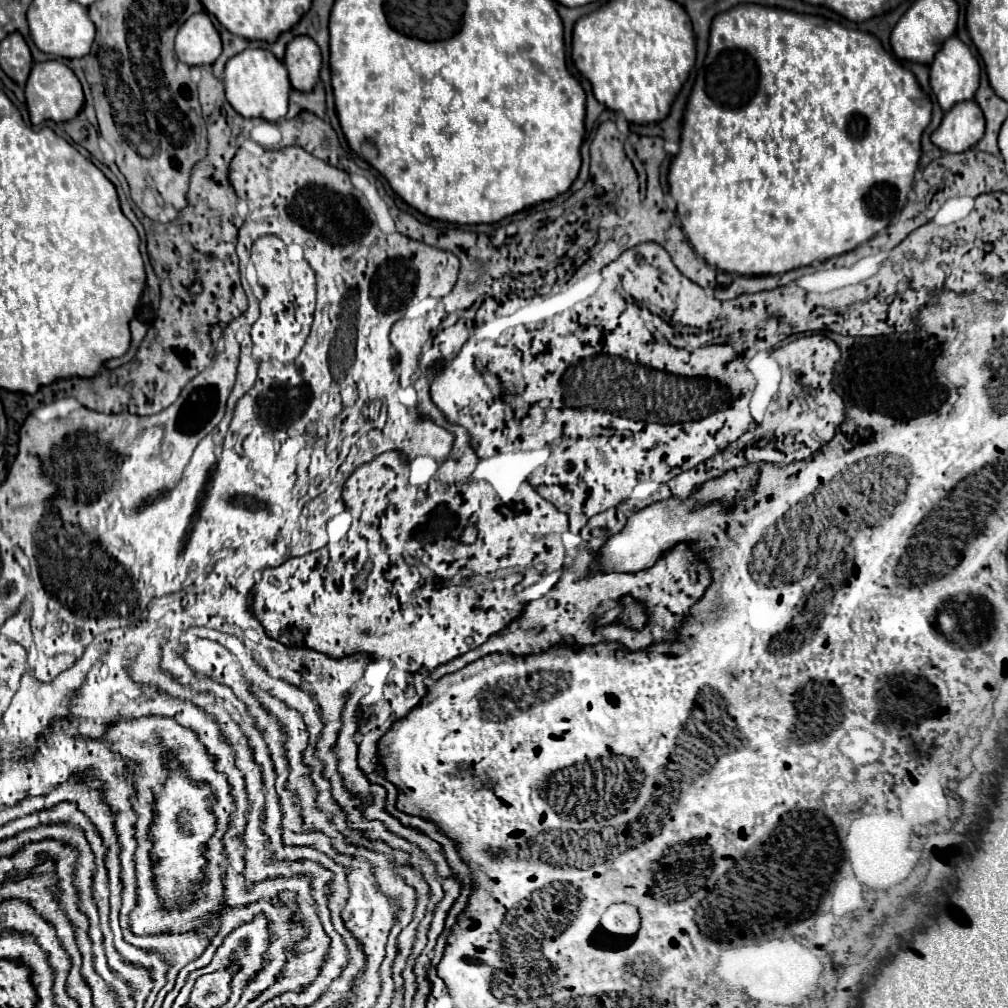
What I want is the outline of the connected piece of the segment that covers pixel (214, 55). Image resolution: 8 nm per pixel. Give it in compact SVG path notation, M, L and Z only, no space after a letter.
M204 11L184 21L176 35L176 53L182 63L198 67L208 67L218 59L222 53L220 33Z

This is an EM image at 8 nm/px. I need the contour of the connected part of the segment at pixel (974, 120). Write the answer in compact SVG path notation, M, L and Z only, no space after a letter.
M964 101L950 109L940 127L932 133L932 143L948 153L962 153L974 147L984 135L984 117L976 101Z

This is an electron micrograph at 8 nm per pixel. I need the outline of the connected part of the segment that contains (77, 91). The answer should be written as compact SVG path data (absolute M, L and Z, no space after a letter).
M44 61L34 63L32 73L26 83L26 105L30 111L30 119L34 125L40 125L44 121L70 121L74 119L82 105L84 105L84 93L78 77L60 61Z

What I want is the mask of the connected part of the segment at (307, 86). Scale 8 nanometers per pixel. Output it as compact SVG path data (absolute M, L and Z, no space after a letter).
M300 35L294 37L286 47L284 65L290 75L290 83L298 91L312 91L320 79L322 53L314 39Z

